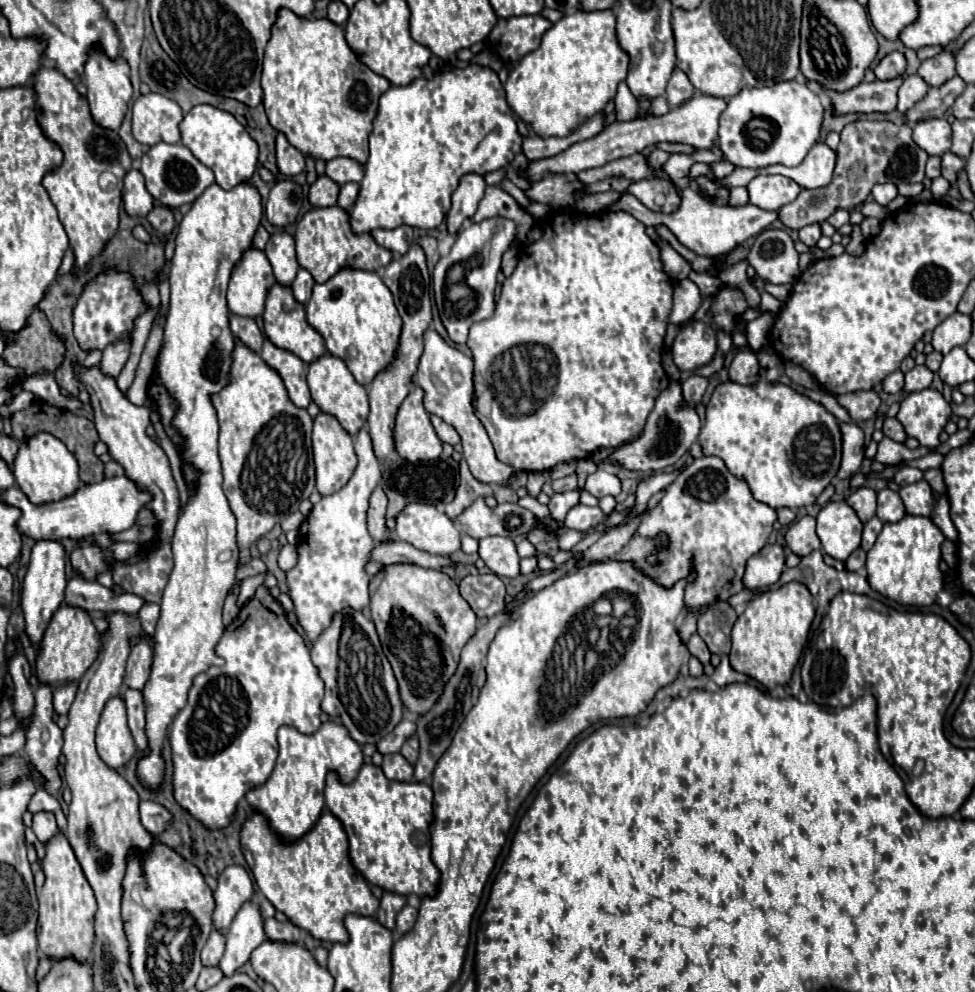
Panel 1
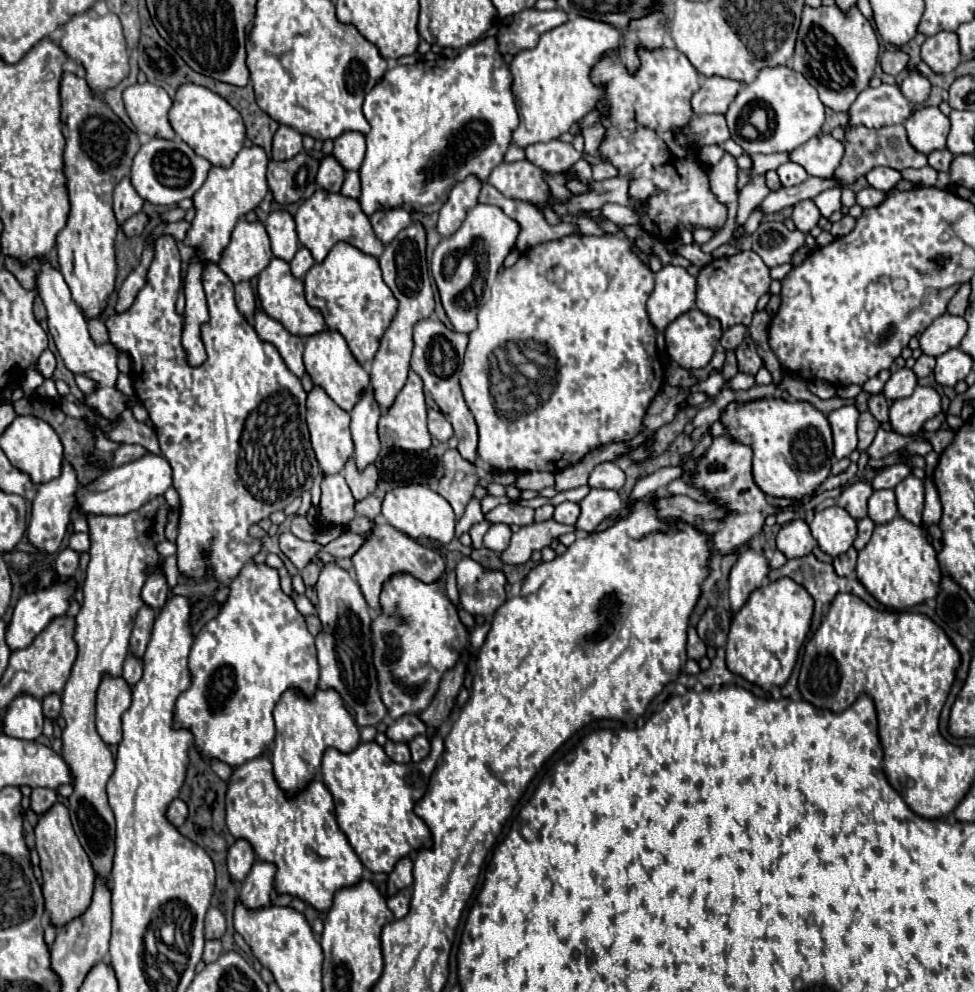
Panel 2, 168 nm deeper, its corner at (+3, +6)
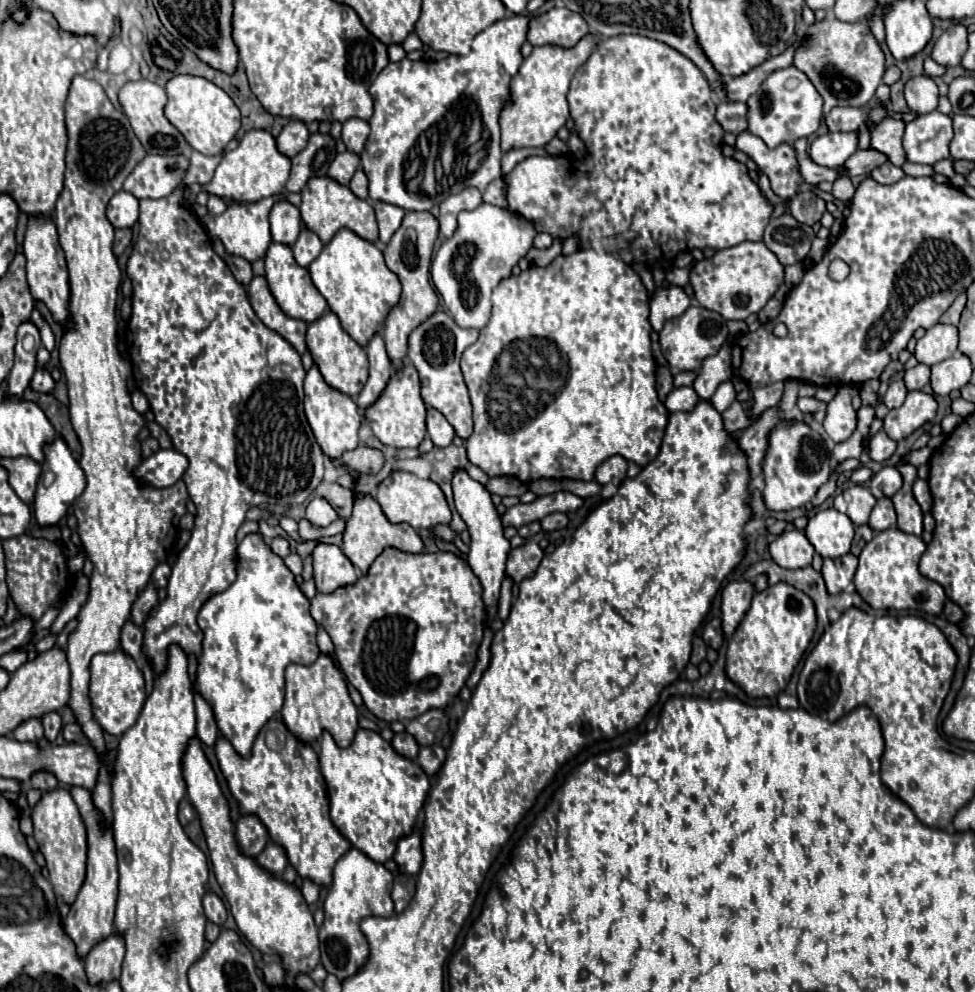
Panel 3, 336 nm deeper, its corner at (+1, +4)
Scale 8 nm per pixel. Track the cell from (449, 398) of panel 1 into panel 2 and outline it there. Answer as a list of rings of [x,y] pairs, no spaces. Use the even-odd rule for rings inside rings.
[[[427,317],[415,325],[413,339],[415,339],[415,347],[413,347],[413,357],[411,357],[411,369],[425,383],[427,405],[433,409],[439,409],[447,417],[447,421],[453,425],[455,437],[459,441],[459,447],[457,447],[459,453],[467,461],[475,461],[477,459],[477,439],[479,439],[477,423],[469,411],[469,407],[463,399],[461,387],[459,387],[459,369],[461,369],[465,347],[467,347],[467,335],[447,329],[435,317]]]

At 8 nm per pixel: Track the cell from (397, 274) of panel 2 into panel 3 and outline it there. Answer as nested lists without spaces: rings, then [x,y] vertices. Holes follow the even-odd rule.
[[[413,211],[413,213],[405,215],[401,227],[395,231],[391,241],[383,249],[387,267],[399,277],[399,281],[403,285],[401,301],[399,301],[397,309],[391,309],[391,313],[387,315],[387,321],[385,321],[385,327],[383,327],[383,333],[381,333],[389,361],[391,361],[395,373],[405,365],[411,331],[415,327],[419,327],[425,319],[429,319],[437,311],[437,305],[439,305],[437,293],[433,291],[433,287],[429,283],[431,253],[433,253],[433,243],[437,239],[437,233],[439,233],[439,223],[431,213]]]

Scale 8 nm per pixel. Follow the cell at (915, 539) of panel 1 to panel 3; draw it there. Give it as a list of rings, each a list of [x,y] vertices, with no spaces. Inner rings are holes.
[[[885,529],[875,533],[875,537],[859,555],[859,567],[853,579],[857,593],[873,609],[913,609],[929,615],[939,615],[943,611],[947,595],[937,581],[931,581],[919,573],[919,559],[925,549],[927,545],[921,537],[903,533],[901,529]]]

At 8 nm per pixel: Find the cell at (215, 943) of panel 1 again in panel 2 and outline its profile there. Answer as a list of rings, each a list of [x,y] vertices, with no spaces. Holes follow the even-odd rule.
[[[211,905],[205,915],[205,937],[207,939],[221,939],[225,933],[225,915],[219,907]]]

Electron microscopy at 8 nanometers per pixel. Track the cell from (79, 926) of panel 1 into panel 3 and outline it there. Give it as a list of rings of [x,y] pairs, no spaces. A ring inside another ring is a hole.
[[[55,789],[51,793],[45,793],[41,801],[33,809],[33,827],[35,827],[35,841],[39,843],[39,849],[47,861],[49,869],[49,881],[53,885],[53,891],[57,897],[61,897],[63,903],[73,905],[73,901],[79,895],[79,889],[85,881],[85,867],[87,867],[87,833],[85,825],[81,821],[81,815],[77,811],[75,801],[71,799],[67,789]]]

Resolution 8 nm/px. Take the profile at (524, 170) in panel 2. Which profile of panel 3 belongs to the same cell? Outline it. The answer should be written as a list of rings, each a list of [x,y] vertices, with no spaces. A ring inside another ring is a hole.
[[[617,35],[617,37],[607,37],[597,45],[597,51],[591,53],[585,65],[581,65],[571,79],[571,89],[567,95],[571,117],[577,127],[577,135],[583,139],[589,155],[583,161],[567,161],[567,155],[561,157],[527,157],[515,169],[503,177],[505,187],[507,187],[507,201],[511,211],[523,215],[525,219],[531,219],[539,231],[549,231],[553,237],[569,237],[571,233],[581,235],[581,247],[583,249],[593,249],[593,251],[609,251],[619,255],[625,263],[631,261],[645,261],[645,263],[665,263],[669,265],[669,255],[687,251],[687,249],[727,249],[735,247],[743,241],[761,241],[763,239],[763,229],[771,219],[773,207],[767,203],[767,199],[761,195],[759,187],[751,181],[747,167],[743,163],[737,163],[731,157],[721,155],[721,139],[723,139],[723,129],[715,123],[715,103],[713,103],[713,91],[705,79],[705,75],[697,69],[695,63],[691,63],[685,55],[675,51],[673,47],[643,37],[643,35]]]

